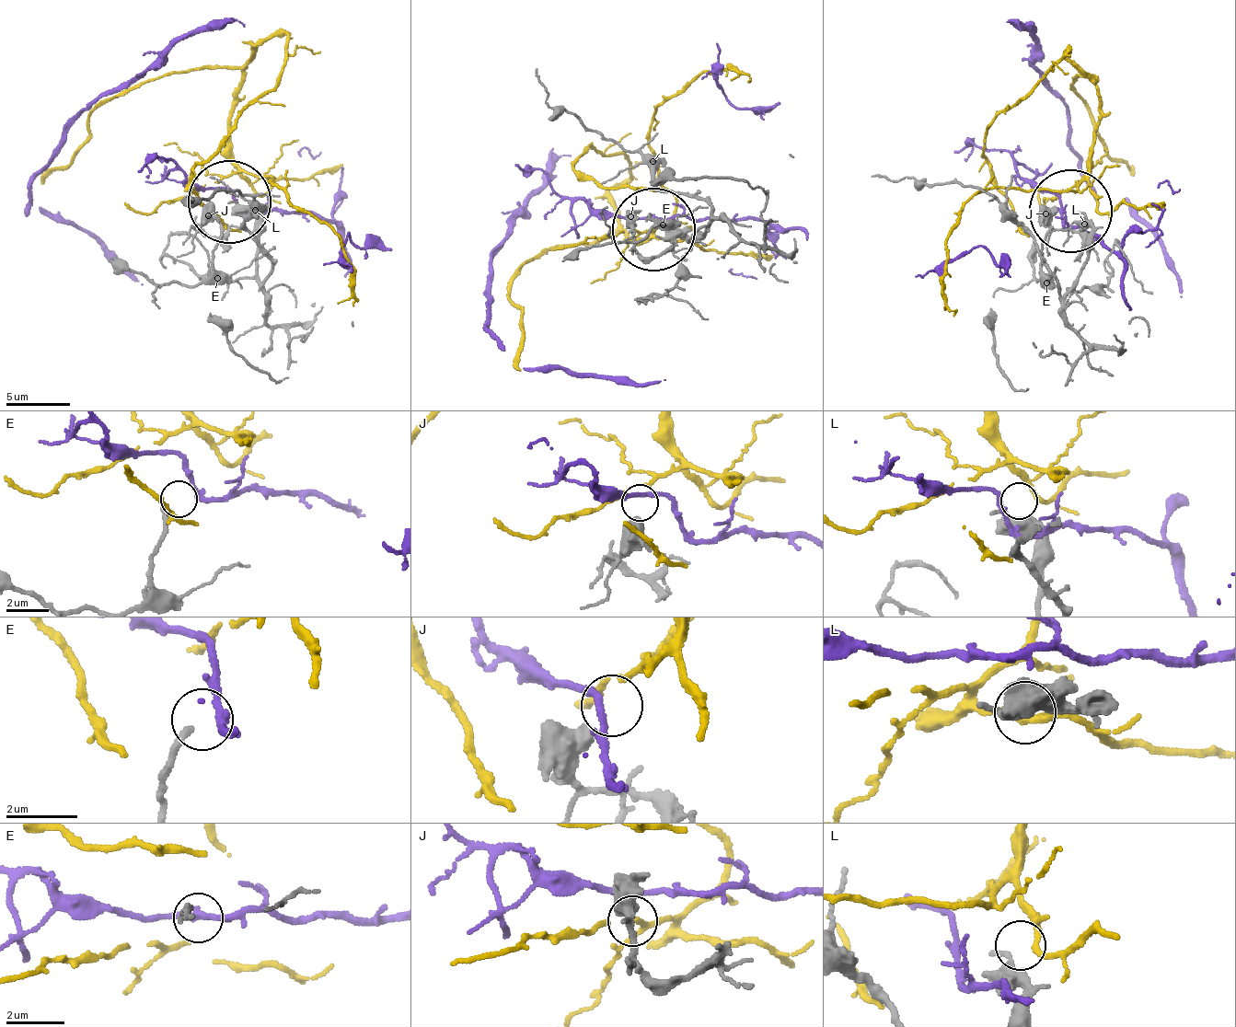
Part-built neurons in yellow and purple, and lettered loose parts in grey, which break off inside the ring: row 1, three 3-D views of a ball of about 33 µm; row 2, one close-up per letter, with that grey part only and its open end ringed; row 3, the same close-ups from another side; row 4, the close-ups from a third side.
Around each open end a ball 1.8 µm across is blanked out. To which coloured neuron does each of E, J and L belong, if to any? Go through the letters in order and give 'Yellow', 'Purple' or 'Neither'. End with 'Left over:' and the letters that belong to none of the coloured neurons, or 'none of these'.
E: Purple
J: Neither
L: Neither
Left over: J, L

